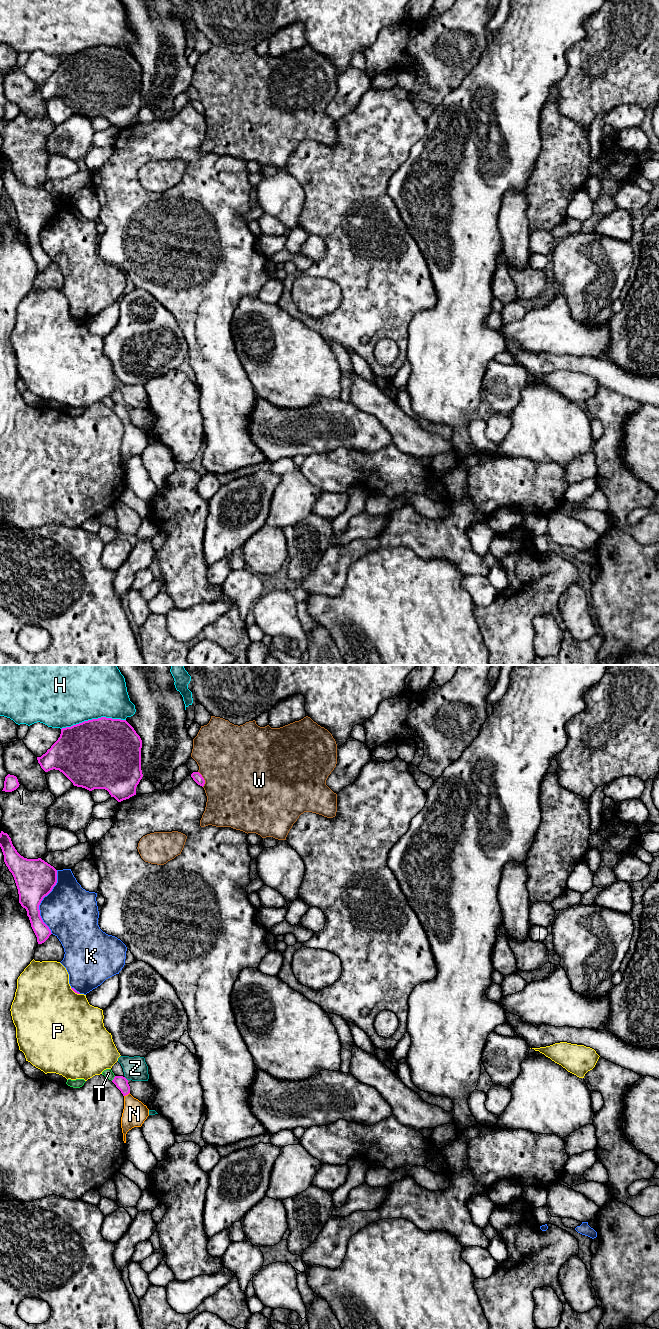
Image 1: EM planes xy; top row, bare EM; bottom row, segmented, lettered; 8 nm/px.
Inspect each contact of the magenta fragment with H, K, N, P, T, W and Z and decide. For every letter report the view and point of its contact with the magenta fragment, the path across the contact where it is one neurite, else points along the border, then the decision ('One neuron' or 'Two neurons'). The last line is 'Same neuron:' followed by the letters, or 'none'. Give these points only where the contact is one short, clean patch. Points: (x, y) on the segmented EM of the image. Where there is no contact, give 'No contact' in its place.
H: Touches magenta at xy (93, 719). Two neurons
K: Touches magenta at xy (40, 902). Two neurons
N: Touches magenta at xy (126, 1094). Path across: xy (121, 1082), (126, 1094), (134, 1114). One neuron
P: Touches magenta at xy (75, 992). Two neurons
T: Touches magenta at xy (114, 1078). Two neurons
W: Touches magenta at xy (203, 779). Two neurons
Z: Touches magenta at xy (126, 1079). Two neurons
Same neuron: N

